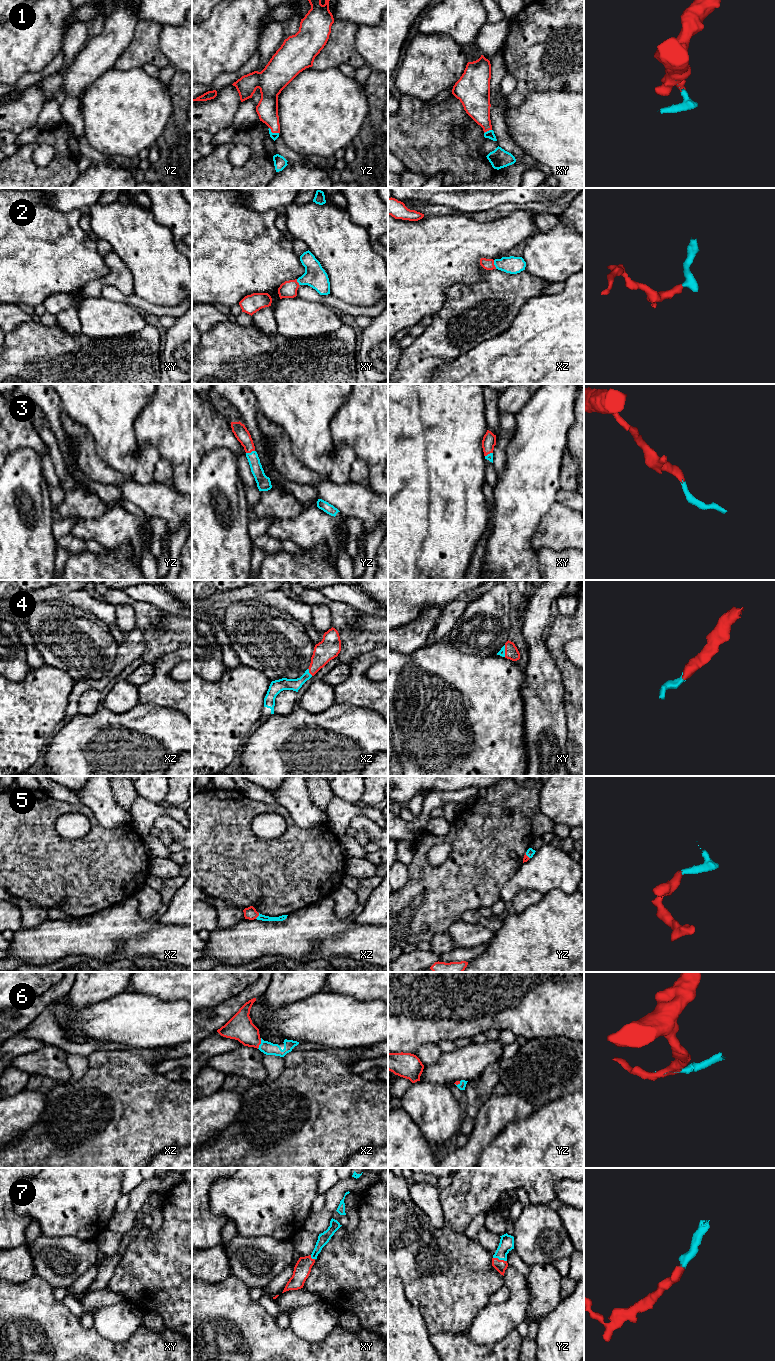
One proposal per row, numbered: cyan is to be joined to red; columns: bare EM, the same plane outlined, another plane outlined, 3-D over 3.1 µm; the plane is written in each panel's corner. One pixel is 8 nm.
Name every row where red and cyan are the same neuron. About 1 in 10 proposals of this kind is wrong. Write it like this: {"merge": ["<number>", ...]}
{"merge": ["1", "2", "3", "4", "5", "6", "7"]}

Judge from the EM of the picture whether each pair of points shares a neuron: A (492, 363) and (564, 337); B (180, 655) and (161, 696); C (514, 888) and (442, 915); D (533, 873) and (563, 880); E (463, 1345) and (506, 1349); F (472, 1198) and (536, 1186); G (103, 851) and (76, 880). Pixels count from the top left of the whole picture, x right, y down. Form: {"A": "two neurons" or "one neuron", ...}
{"A": "one neuron", "B": "one neuron", "C": "two neurons", "D": "one neuron", "E": "one neuron", "F": "one neuron", "G": "one neuron"}

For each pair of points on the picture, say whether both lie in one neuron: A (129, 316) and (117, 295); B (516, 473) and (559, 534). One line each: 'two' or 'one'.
A: two
B: two

